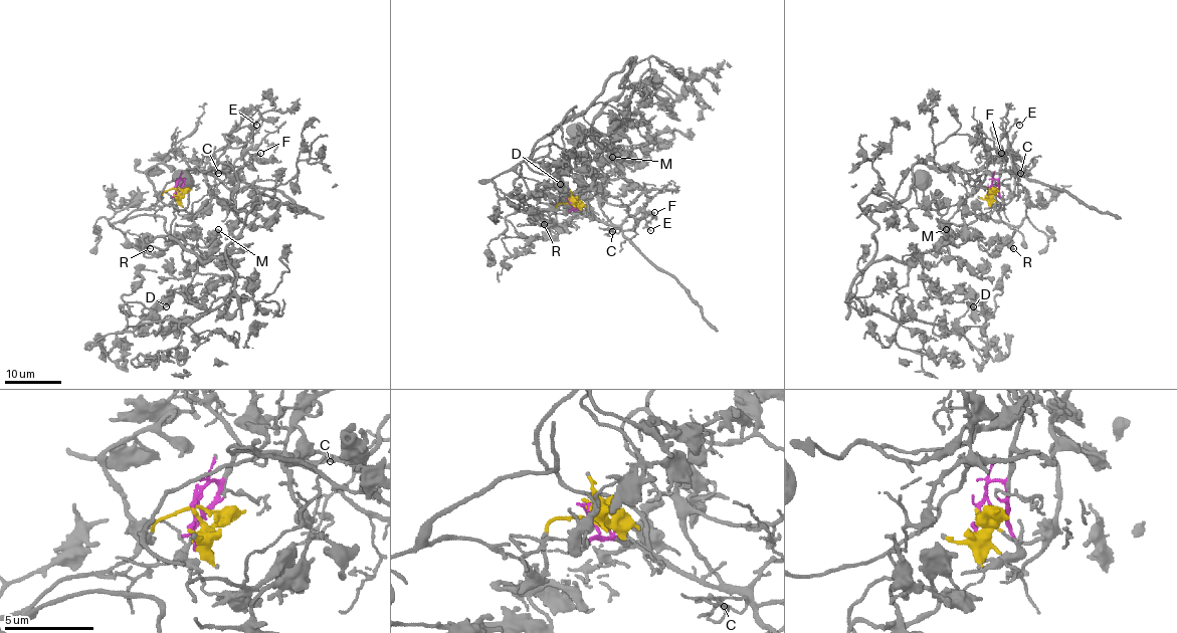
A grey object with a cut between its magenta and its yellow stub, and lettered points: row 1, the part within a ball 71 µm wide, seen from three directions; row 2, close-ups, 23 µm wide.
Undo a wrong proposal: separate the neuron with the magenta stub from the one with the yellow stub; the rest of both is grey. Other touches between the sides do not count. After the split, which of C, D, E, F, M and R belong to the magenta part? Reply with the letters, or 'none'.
C, E, F

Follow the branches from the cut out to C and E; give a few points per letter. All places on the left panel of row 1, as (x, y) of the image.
C: (176, 189), (177, 182), (190, 171), (218, 173)
E: (176, 189), (177, 182), (190, 171), (235, 175), (243, 165), (242, 148), (246, 137), (252, 124), (256, 125)

